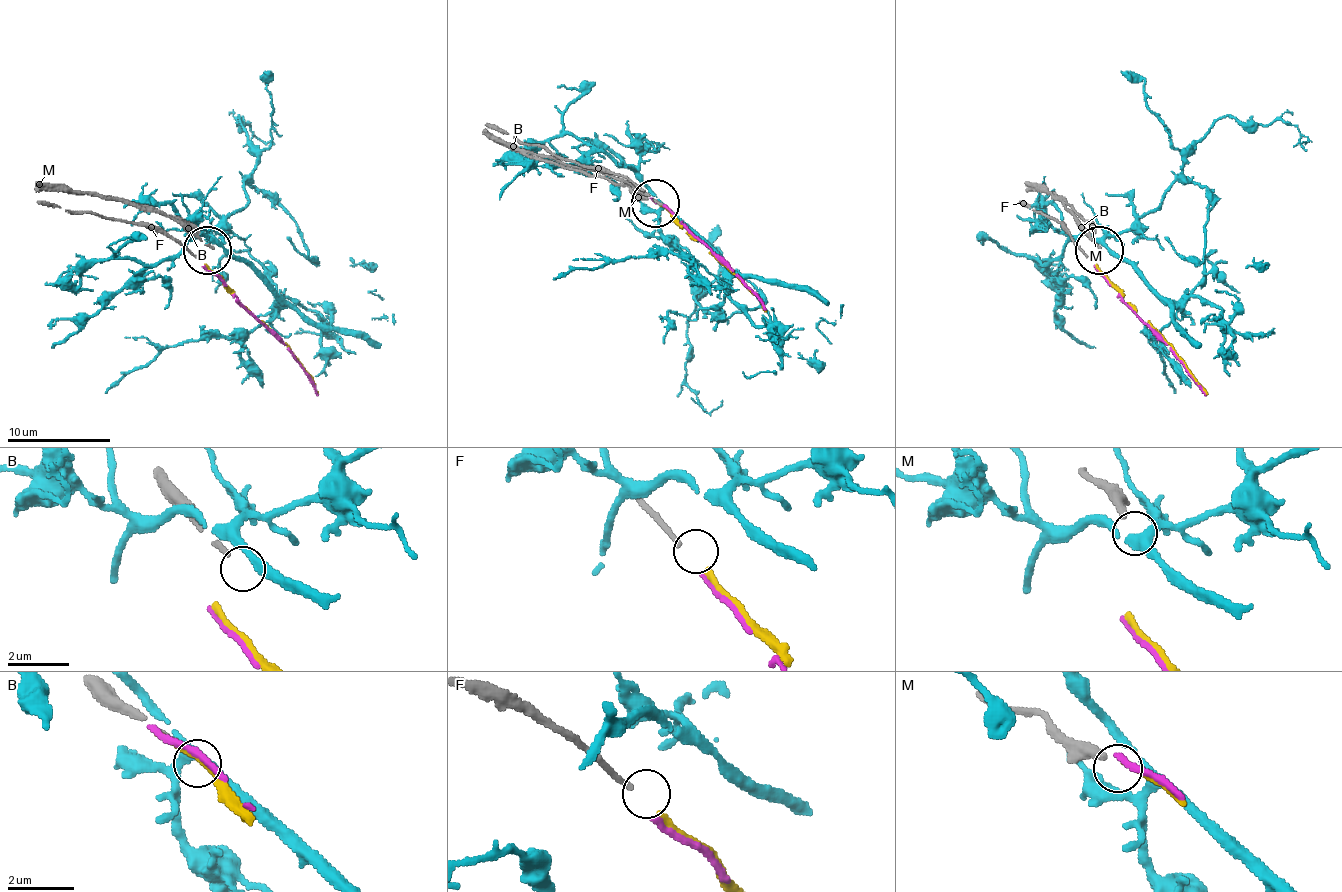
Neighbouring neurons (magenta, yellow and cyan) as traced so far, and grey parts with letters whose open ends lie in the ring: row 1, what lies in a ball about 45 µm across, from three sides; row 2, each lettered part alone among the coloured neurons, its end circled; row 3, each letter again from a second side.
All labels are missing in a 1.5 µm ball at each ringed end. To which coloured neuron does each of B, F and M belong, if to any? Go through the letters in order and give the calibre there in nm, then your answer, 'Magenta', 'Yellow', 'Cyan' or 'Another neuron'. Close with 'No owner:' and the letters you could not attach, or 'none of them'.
B: Thickness 180 nm. Another neuron
F: Thickness 150 nm. Yellow
M: Thickness 300 nm. Another neuron
No owner: B, M

